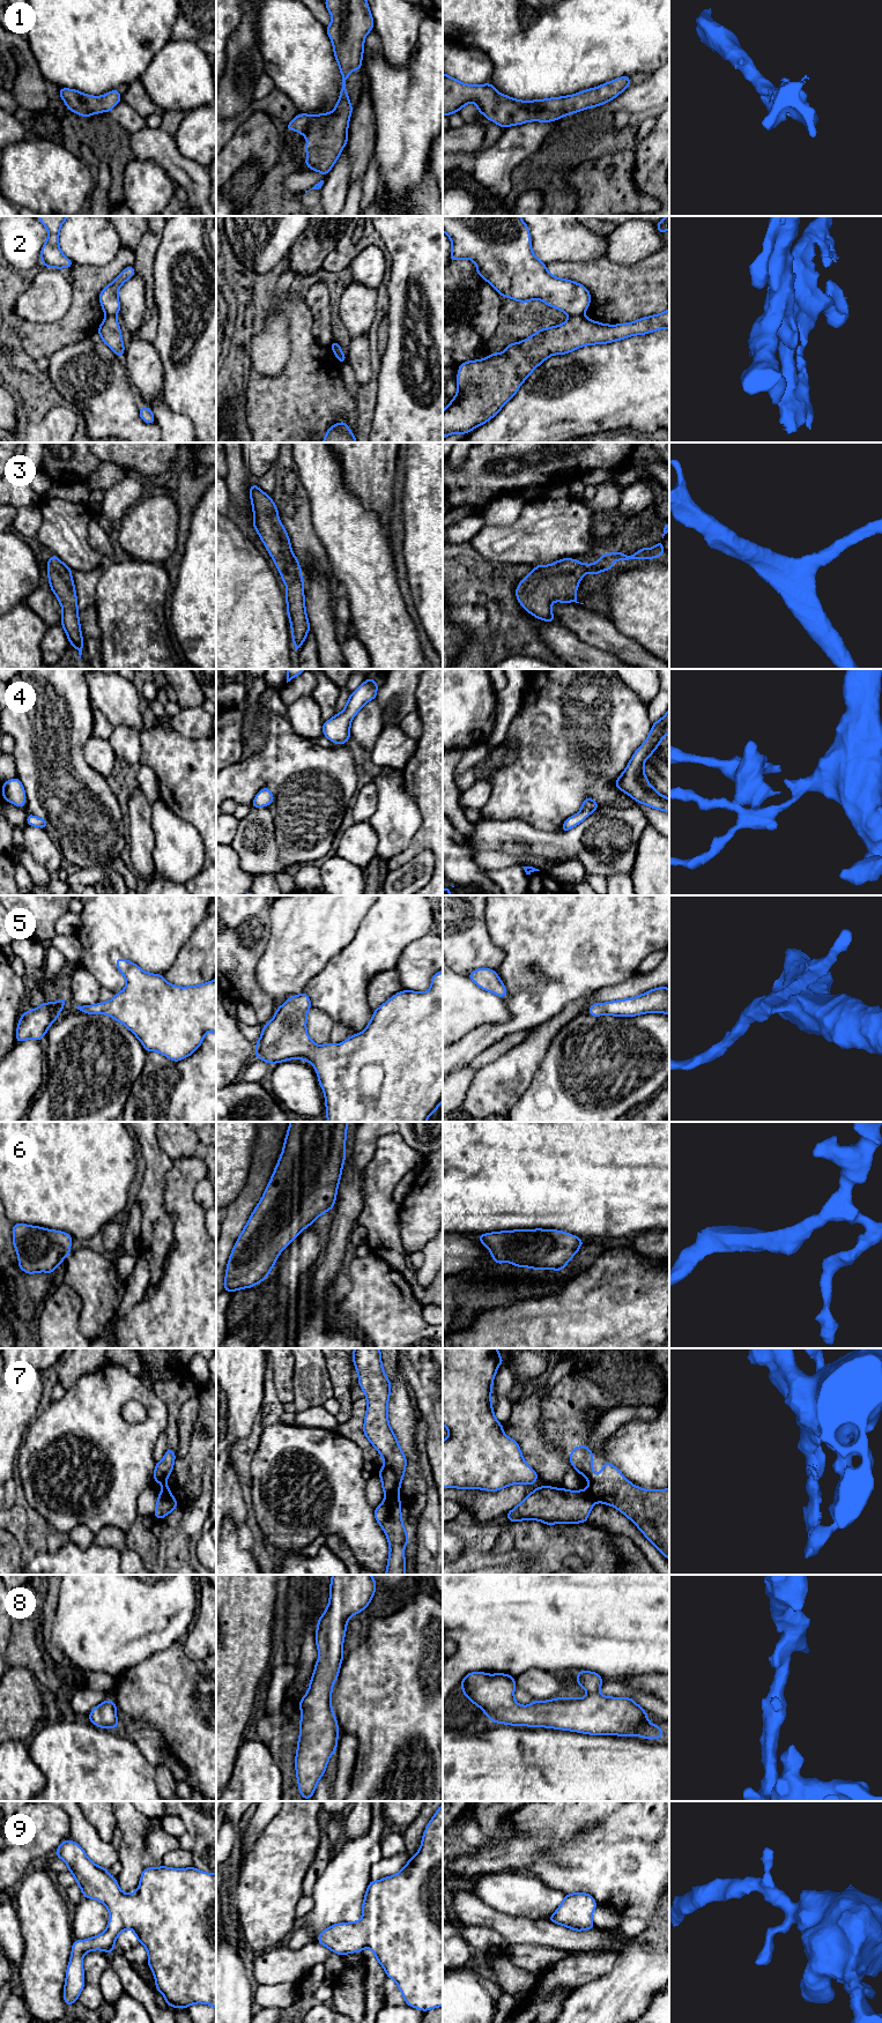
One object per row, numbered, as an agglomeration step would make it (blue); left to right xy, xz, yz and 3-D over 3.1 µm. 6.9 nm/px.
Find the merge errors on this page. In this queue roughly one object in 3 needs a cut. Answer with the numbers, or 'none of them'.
2, 7

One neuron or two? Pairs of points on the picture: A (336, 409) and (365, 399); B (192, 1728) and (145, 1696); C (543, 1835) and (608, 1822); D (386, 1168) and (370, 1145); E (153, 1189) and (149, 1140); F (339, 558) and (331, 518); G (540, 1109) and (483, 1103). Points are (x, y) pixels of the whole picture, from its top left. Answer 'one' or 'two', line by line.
A: two
B: one
C: one
D: two
E: one
F: one
G: two

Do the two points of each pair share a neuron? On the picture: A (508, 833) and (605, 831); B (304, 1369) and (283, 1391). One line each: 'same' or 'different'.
A: same
B: different

